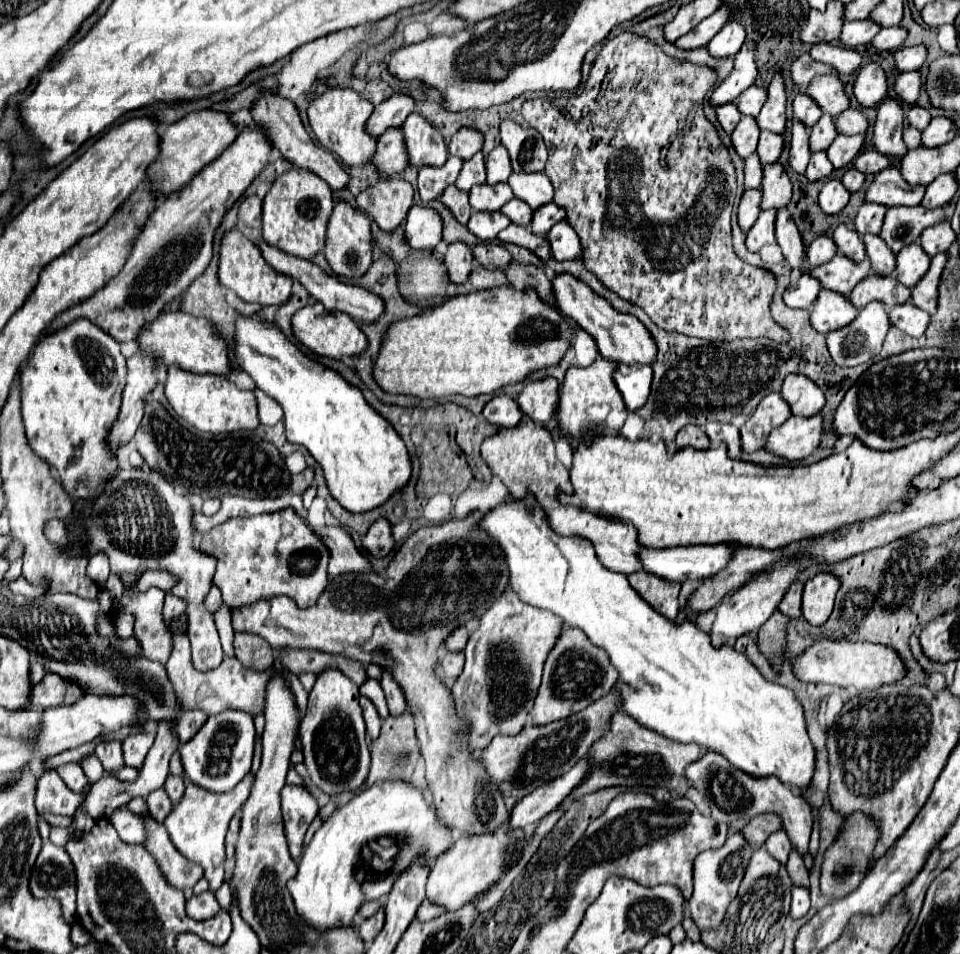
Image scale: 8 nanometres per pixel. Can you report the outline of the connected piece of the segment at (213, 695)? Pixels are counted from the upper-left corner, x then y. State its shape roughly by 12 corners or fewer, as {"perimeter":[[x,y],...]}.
{"perimeter":[[174,634],[166,672],[176,706],[264,710],[268,672],[228,656],[200,672],[188,636]]}

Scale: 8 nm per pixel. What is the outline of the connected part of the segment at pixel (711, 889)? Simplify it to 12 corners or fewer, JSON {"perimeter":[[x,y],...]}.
{"perimeter":[[742,832],[694,860],[690,914],[718,928],[754,848]]}

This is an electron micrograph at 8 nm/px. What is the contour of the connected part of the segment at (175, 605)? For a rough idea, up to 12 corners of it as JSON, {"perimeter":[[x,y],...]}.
{"perimeter":[[174,594],[166,596],[164,618],[182,614],[186,604],[182,598]]}

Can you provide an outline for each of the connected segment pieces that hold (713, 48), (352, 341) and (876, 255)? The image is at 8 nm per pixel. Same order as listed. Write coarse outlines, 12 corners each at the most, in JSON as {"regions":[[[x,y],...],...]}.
{"regions":[[[730,20],[710,42],[714,58],[734,56],[746,40],[740,20]],[[314,304],[292,316],[298,340],[340,360],[368,348],[346,312],[314,316]],[[864,234],[870,274],[890,276],[896,256],[876,234]]]}

